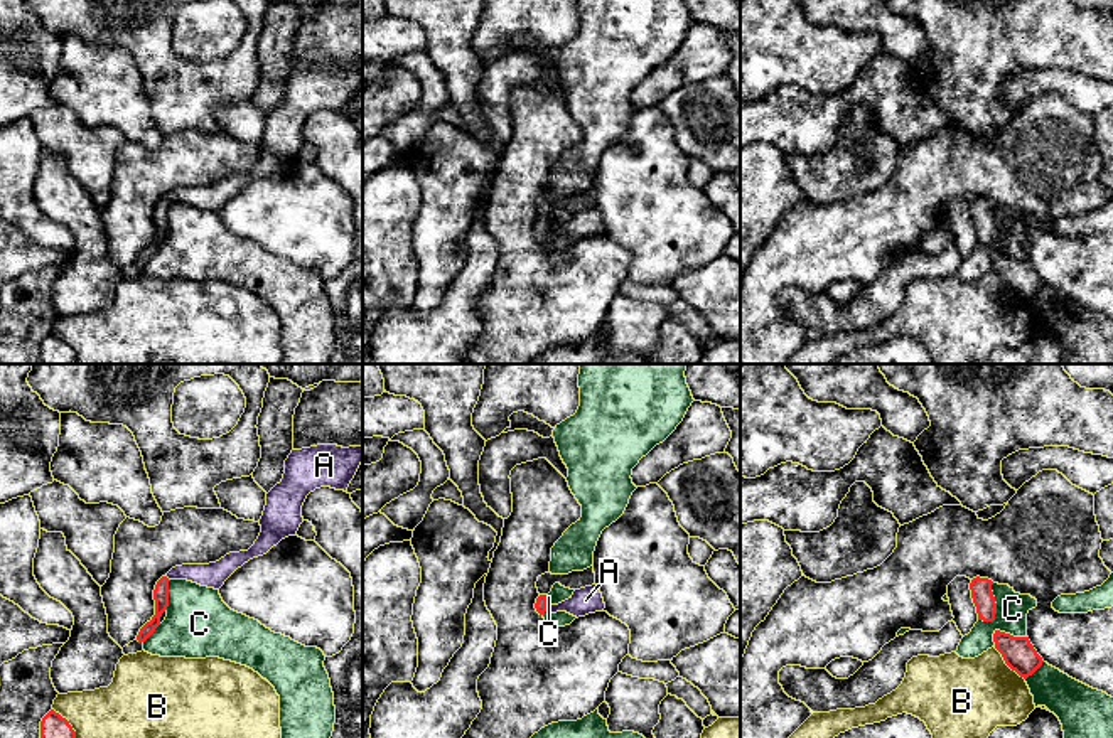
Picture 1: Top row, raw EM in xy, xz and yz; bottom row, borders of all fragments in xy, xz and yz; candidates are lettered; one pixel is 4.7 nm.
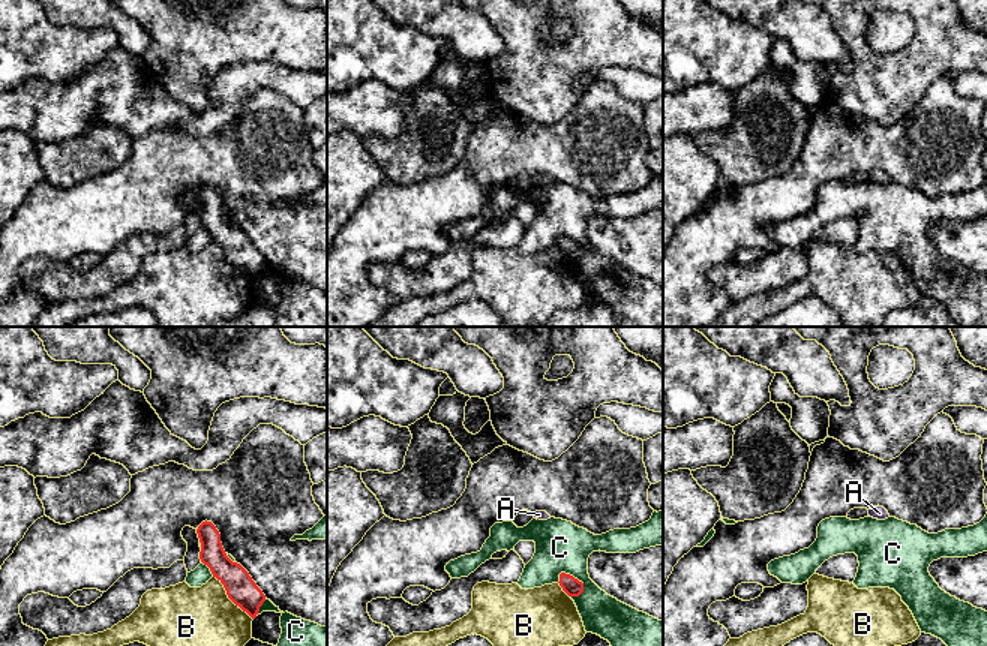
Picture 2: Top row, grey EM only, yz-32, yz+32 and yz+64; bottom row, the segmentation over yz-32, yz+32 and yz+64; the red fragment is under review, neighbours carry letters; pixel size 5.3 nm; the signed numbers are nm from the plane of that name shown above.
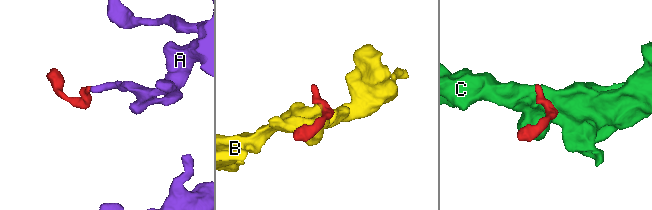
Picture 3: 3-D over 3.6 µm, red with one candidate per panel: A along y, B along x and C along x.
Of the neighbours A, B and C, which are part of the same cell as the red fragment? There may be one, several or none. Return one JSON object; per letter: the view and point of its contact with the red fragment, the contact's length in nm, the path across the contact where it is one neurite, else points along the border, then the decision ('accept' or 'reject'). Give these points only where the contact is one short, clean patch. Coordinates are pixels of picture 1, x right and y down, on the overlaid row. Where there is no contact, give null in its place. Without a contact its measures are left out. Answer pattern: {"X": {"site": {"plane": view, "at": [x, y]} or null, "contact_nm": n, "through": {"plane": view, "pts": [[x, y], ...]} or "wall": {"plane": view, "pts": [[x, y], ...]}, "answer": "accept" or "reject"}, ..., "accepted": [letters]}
{"A": {"site": {"plane": "xz", "at": [545, 605]}, "contact_nm": 60, "through": {"plane": "xz", "pts": [[540, 605], [545, 605], [579, 605], [586, 600]]}, "answer": "accept"}, "B": {"site": {"plane": "yz", "at": [1007, 664]}, "contact_nm": 220, "answer": "reject"}, "C": {"site": {"plane": "yz", "at": [995, 609]}, "contact_nm": 200, "answer": "reject"}, "accepted": ["A"]}

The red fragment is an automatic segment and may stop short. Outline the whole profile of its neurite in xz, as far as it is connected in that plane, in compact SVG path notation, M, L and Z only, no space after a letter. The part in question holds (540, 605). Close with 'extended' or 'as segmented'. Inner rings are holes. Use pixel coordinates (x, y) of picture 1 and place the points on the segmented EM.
M592 585L592 586L575 590L568 600L558 605L551 605L546 600L546 595L540 595L536 598L535 608L540 615L545 615L546 612L551 612L551 613L567 612L578 618L589 613L602 612L605 608L605 603L599 586Z | extended

